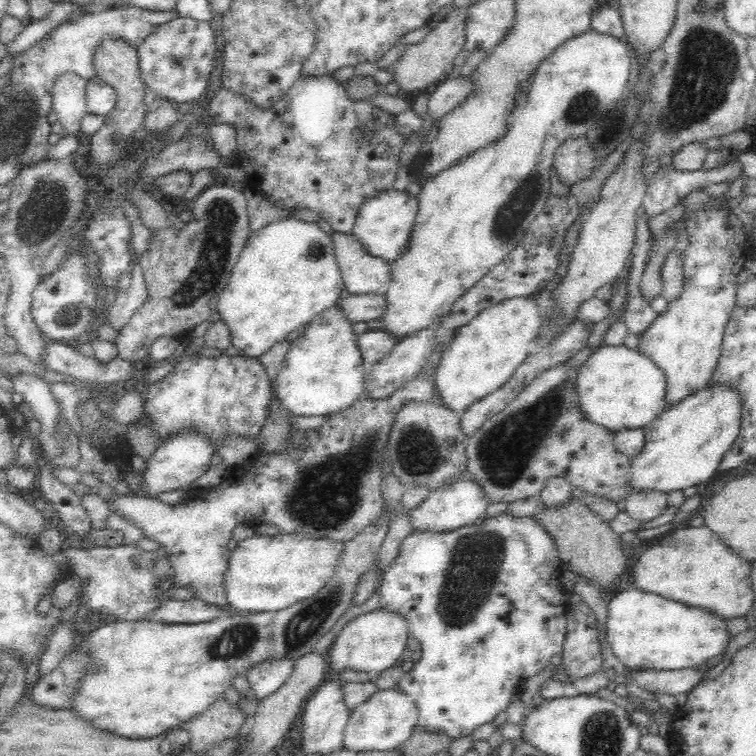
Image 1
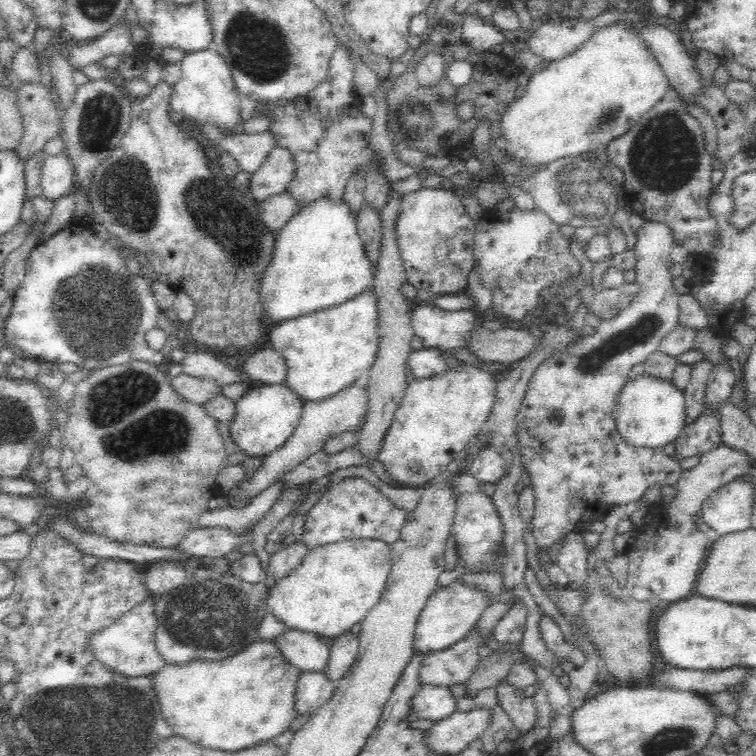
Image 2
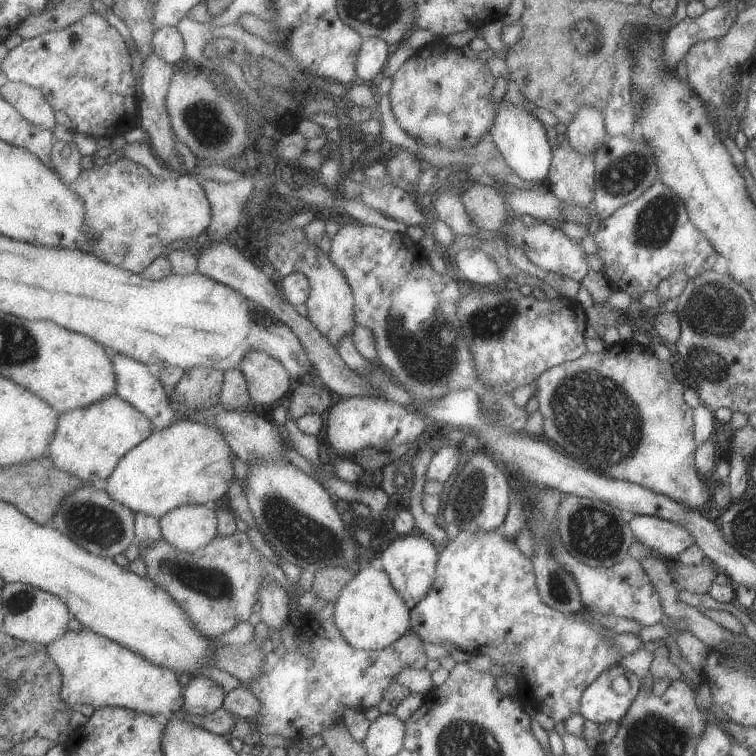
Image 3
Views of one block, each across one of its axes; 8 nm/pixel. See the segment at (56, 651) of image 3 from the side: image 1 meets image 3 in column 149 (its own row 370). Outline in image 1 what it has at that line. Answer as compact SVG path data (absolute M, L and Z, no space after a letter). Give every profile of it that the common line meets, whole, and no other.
M728 204L706 210L700 209L689 214L684 219L684 227L687 230L688 246L683 253L685 282L682 293L668 303L664 312L657 314L650 326L640 334L636 347L640 354L650 358L650 361L663 372L666 381L663 410L681 403L701 388L708 387L719 362L724 328L730 320L730 310L734 308L734 294L737 294L736 274L744 269L745 261L754 252L754 243L749 241L742 222L733 214Z

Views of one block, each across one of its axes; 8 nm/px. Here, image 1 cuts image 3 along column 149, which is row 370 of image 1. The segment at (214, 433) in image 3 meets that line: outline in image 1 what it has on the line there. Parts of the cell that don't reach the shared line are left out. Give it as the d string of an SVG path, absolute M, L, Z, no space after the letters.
M538 286L530 295L508 298L484 308L476 318L455 329L452 340L444 346L436 373L439 403L461 413L510 380L526 360L528 344L539 334L543 317L536 308L536 296L543 289L543 286Z

